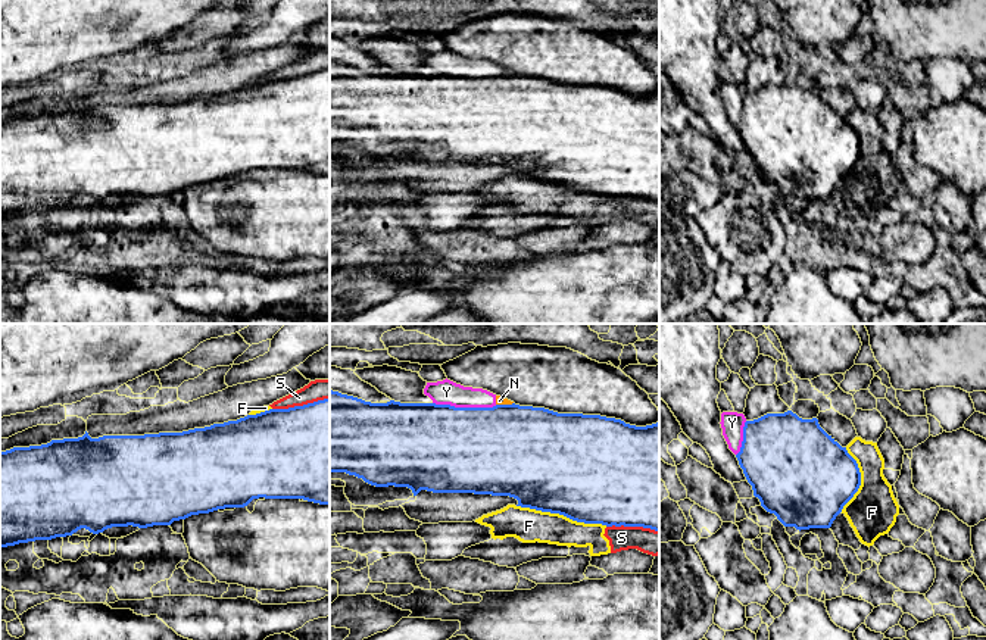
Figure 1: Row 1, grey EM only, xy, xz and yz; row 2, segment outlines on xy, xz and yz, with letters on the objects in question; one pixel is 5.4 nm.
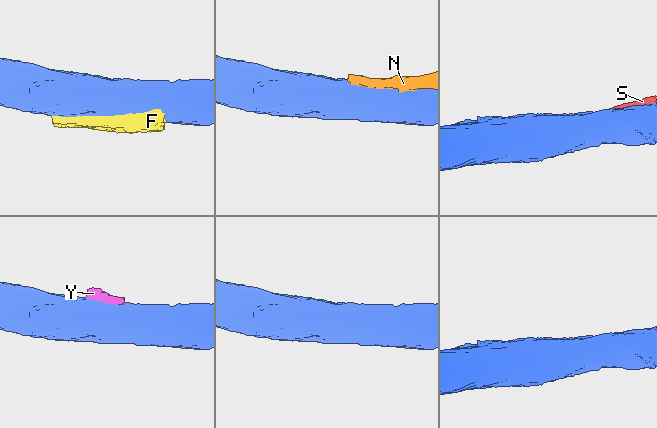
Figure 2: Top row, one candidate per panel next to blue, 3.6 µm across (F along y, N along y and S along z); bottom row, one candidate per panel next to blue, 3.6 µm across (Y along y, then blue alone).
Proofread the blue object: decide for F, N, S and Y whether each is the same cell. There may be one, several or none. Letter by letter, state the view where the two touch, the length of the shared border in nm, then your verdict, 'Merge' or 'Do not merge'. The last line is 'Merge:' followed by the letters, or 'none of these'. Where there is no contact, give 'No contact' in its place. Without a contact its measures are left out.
F: Touches blue in xz. Shared border 500 nm. Do not merge
N: Touches blue in xz. Shared border 100 nm. Do not merge
S: Touches blue in xy. Shared border 320 nm. Do not merge
Y: Touches blue in xz. Shared border 360 nm. Do not merge
Merge: none of these

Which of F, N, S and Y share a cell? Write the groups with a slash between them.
F S / N Y

